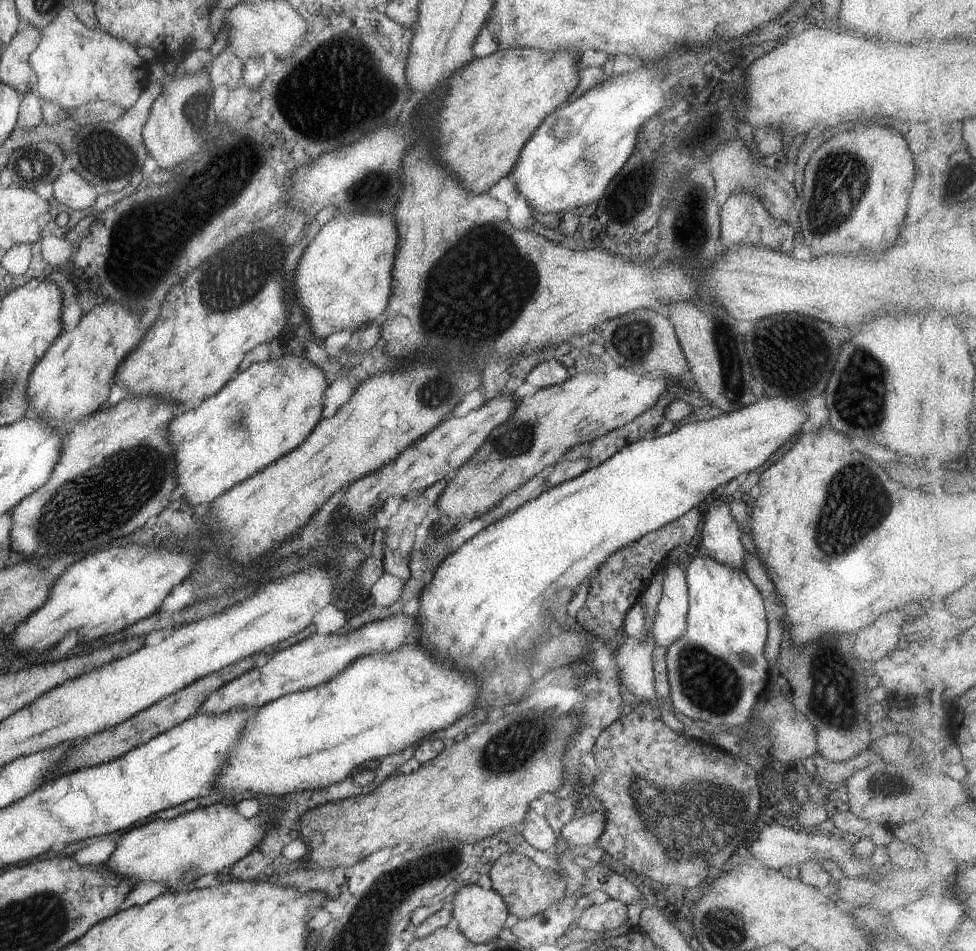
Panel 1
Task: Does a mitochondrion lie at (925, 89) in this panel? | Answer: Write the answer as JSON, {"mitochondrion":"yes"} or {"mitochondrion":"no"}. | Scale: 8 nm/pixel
{"mitochondrion":"no"}

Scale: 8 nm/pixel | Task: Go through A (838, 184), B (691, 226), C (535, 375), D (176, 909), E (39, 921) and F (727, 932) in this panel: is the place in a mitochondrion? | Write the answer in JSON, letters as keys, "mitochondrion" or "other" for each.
{"A":"mitochondrion","B":"mitochondrion","C":"other","D":"other","E":"mitochondrion","F":"mitochondrion"}

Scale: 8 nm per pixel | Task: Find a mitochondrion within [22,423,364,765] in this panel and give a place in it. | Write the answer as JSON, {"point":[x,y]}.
{"point":[116,490]}

